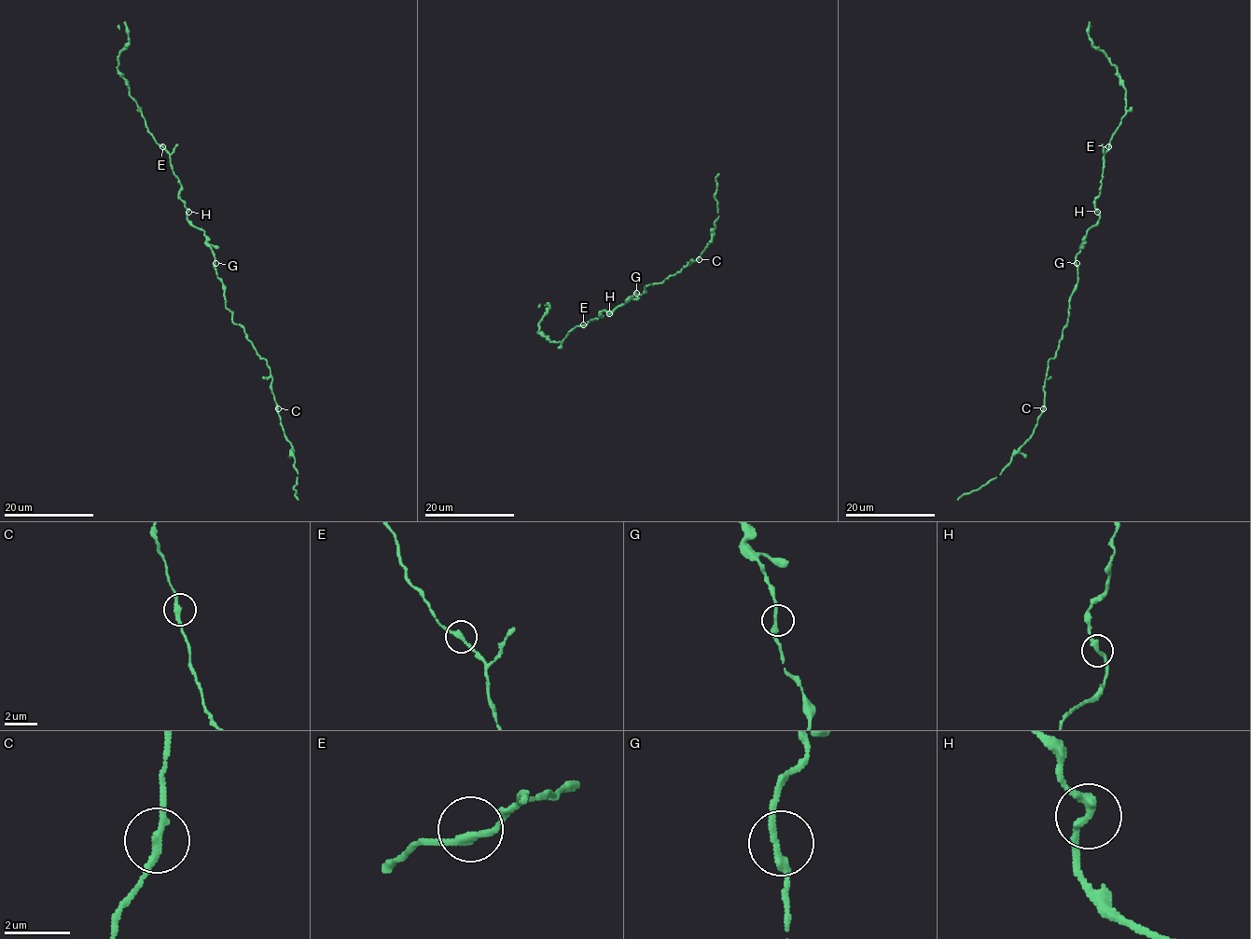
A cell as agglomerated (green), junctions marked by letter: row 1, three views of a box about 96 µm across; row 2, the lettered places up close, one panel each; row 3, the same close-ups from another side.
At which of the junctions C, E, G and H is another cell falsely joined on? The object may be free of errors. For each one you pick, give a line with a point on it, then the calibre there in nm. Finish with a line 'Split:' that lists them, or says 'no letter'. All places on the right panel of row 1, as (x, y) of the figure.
Split: no letter

